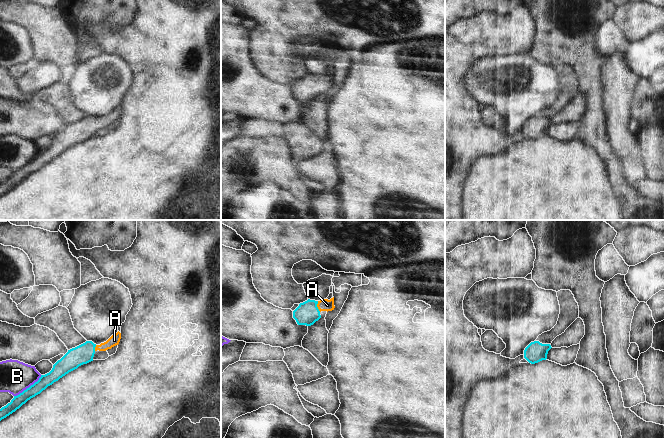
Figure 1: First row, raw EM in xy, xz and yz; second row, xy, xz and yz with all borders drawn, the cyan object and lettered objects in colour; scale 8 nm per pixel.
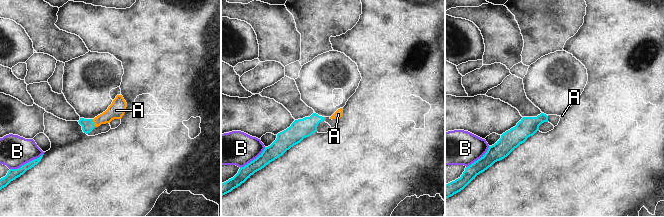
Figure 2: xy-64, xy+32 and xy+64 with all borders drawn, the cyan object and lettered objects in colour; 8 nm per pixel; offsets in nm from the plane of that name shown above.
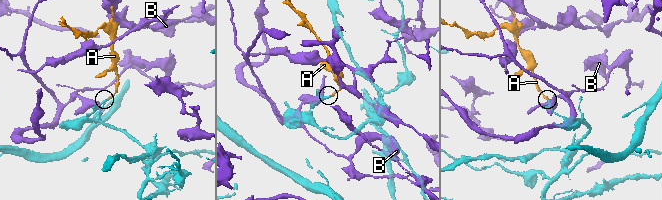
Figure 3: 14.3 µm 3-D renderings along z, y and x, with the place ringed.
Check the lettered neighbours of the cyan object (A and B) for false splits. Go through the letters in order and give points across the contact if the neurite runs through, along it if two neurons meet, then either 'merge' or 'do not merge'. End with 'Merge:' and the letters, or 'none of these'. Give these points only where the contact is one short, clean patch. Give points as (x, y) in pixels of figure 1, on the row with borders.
A: way xz (307, 313), (316, 306), (327, 305); merge
B: do not merge
Merge: A

